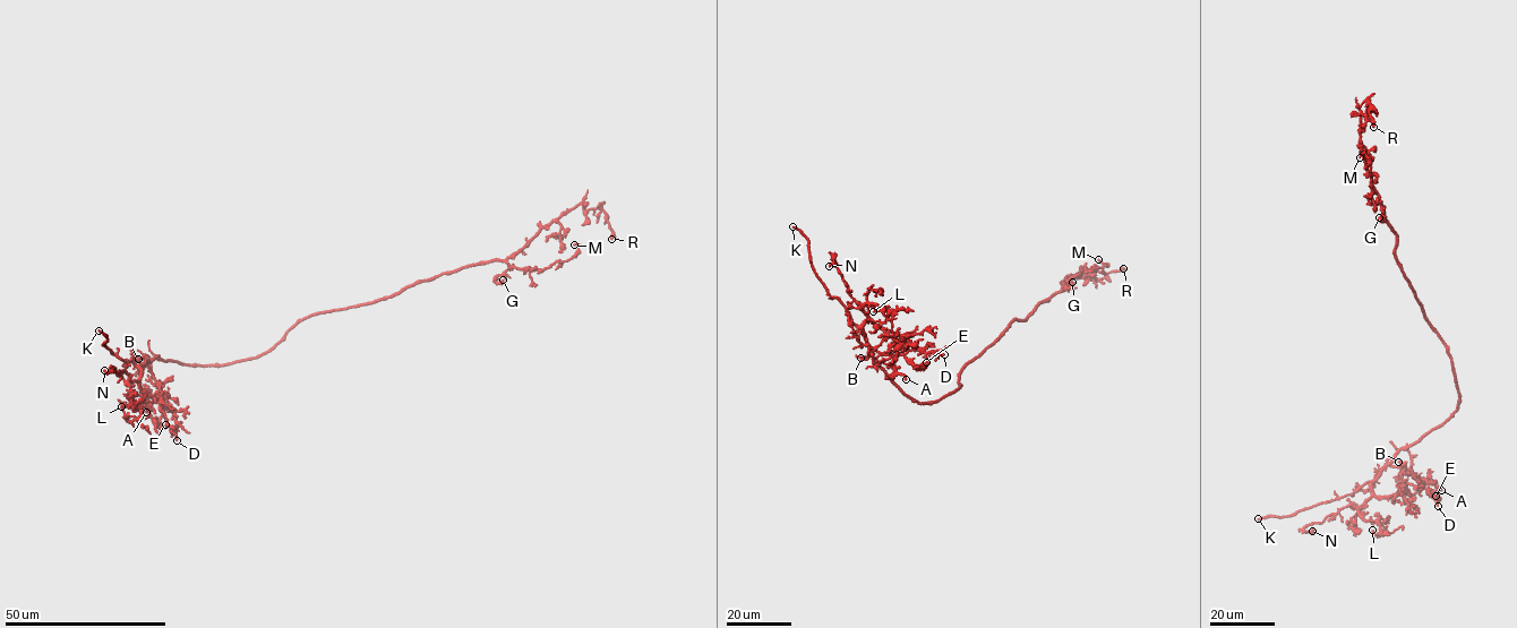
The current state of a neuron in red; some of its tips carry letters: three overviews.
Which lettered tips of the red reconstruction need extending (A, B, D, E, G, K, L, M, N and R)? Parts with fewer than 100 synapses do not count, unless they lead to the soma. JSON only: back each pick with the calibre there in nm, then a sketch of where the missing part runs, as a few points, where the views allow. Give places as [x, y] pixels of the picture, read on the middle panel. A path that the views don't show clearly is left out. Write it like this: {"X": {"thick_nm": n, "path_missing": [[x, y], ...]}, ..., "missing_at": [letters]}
{"K": {"thick_nm": 200, "path_missing": [[793, 226], [777, 224], [763, 237], [755, 252]]}, "missing_at": ["K"]}

